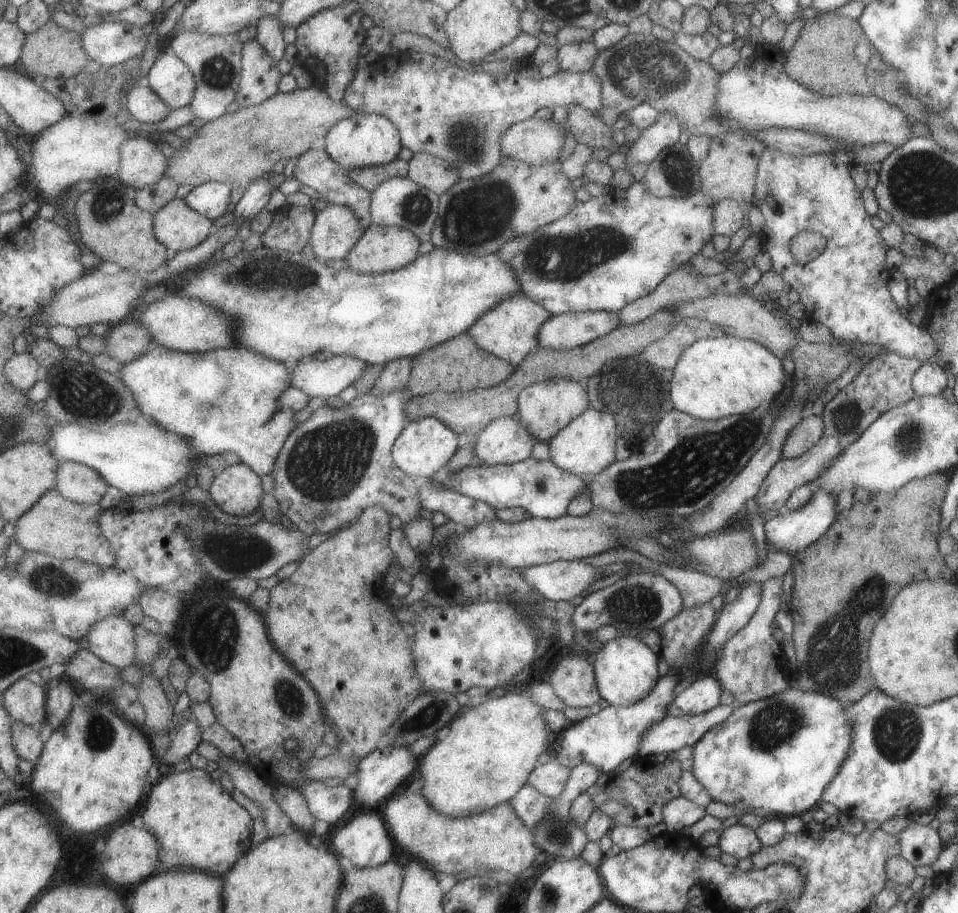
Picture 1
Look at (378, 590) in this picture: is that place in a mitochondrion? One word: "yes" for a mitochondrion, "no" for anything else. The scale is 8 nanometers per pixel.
no

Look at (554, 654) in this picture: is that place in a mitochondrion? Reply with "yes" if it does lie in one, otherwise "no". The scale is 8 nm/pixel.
no

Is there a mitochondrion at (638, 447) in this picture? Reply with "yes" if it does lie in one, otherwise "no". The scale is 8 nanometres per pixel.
yes

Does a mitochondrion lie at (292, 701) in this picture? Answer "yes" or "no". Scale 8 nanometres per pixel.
yes

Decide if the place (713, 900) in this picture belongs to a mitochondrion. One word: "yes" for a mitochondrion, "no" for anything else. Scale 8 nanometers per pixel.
no

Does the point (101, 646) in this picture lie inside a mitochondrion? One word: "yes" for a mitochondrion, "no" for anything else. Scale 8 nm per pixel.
no

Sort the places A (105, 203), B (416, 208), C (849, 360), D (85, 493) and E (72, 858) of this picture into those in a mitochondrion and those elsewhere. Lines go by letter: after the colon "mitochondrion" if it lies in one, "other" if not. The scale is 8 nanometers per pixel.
A: mitochondrion
B: mitochondrion
C: other
D: other
E: other

